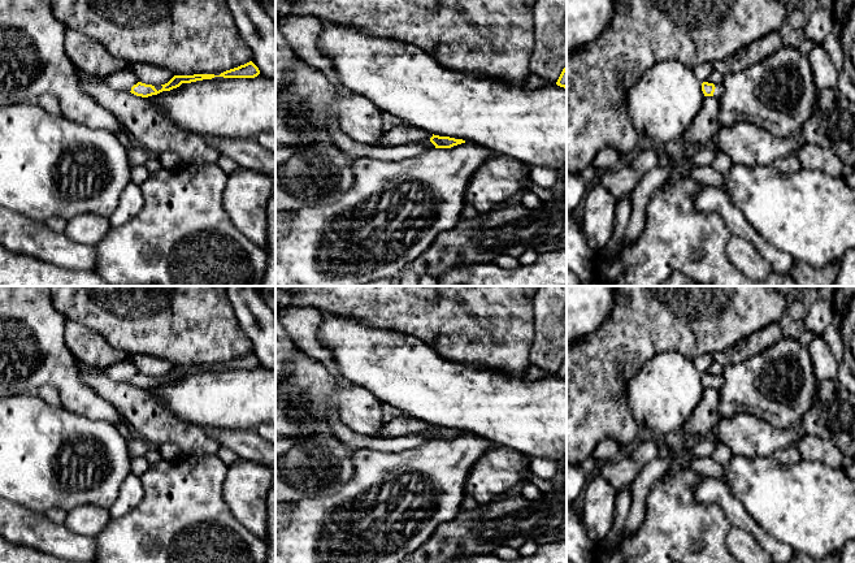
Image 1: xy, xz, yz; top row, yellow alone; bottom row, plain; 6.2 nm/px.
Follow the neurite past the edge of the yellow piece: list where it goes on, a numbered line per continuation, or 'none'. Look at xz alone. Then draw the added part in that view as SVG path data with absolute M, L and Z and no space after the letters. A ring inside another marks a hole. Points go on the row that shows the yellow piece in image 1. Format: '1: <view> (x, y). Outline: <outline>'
none

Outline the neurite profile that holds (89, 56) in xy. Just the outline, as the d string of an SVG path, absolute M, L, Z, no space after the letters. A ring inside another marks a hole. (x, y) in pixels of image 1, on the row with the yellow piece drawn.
M71 29L65 31L65 52L78 73L92 79L105 79L130 65L126 60L112 56L97 40Z

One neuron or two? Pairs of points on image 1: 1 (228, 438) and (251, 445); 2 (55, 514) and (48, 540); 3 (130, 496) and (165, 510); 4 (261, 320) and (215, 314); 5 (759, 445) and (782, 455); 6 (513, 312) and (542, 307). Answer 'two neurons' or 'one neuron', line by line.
1: one neuron
2: two neurons
3: two neurons
4: two neurons
5: two neurons
6: two neurons

